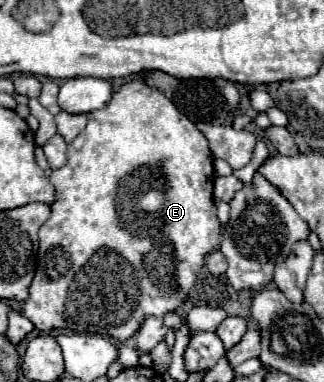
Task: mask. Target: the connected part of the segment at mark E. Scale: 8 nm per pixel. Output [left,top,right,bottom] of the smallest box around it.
[20,79,222,339]

